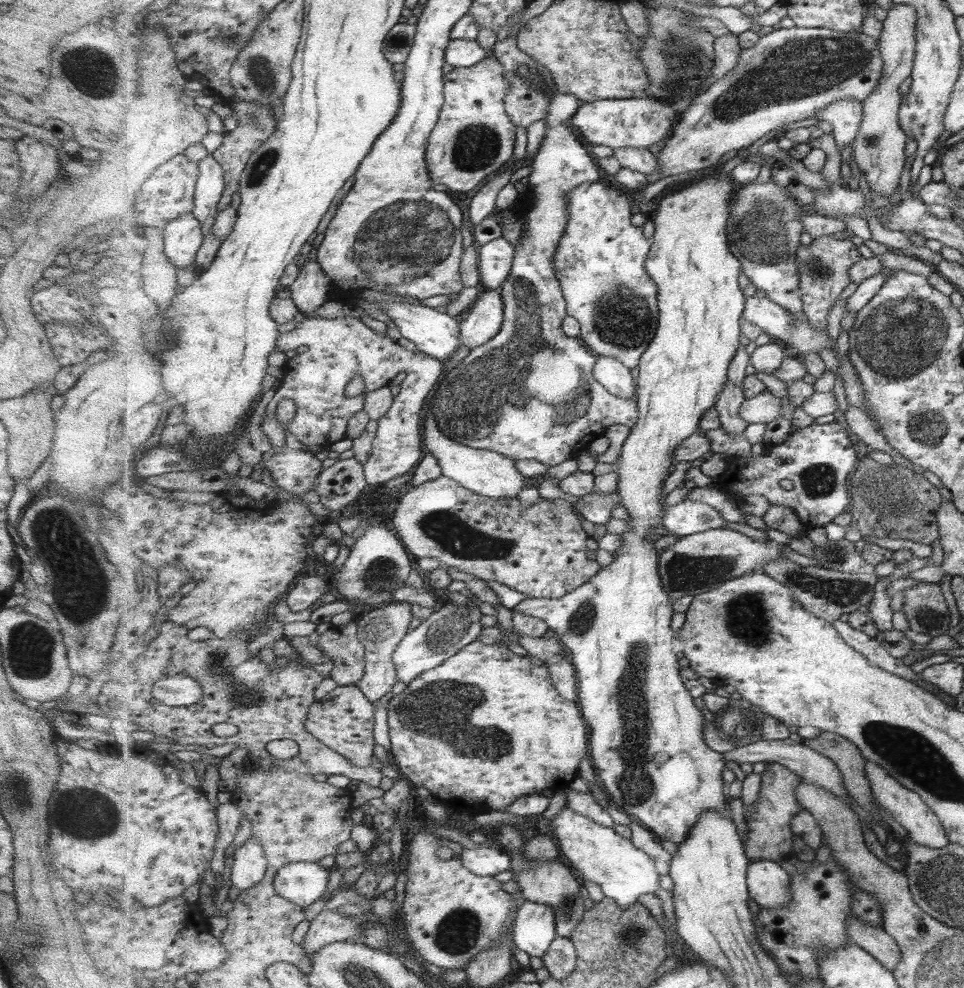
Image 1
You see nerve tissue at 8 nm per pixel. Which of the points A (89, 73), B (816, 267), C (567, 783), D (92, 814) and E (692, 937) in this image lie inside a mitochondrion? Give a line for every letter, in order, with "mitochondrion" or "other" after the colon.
A: mitochondrion
B: mitochondrion
C: other
D: mitochondrion
E: other

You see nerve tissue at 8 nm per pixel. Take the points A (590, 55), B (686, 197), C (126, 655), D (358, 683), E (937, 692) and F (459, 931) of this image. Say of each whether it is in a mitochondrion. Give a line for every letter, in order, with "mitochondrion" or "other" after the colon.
A: other
B: other
C: other
D: other
E: other
F: mitochondrion

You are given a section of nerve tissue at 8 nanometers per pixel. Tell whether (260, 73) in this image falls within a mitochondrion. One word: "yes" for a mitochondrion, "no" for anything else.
yes

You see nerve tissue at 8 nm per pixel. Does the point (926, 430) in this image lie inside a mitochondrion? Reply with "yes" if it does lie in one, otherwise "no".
yes

